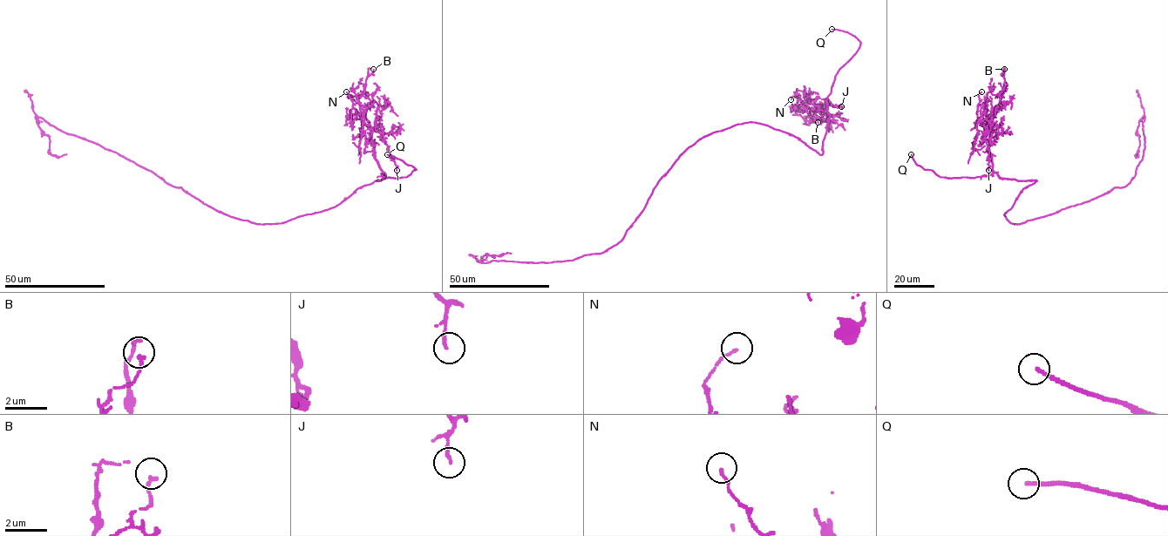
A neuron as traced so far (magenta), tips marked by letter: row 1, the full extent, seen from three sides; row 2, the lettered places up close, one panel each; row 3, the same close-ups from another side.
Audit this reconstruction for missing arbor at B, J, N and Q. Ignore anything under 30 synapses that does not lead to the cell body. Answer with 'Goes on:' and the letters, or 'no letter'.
Goes on: Q

